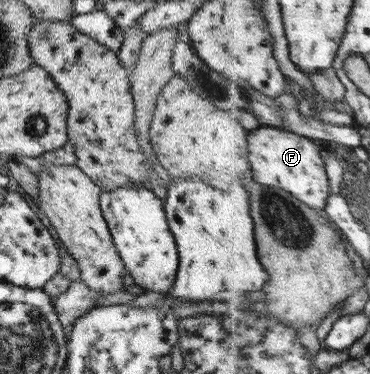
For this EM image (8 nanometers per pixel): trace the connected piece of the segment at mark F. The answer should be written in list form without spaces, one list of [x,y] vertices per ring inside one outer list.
[[[262,126],[251,131],[250,161],[254,166],[256,181],[264,185],[282,187],[282,191],[292,193],[300,201],[314,209],[322,210],[328,205],[330,197],[330,179],[326,171],[325,160],[320,151],[321,143],[297,133],[282,131],[276,127]]]

